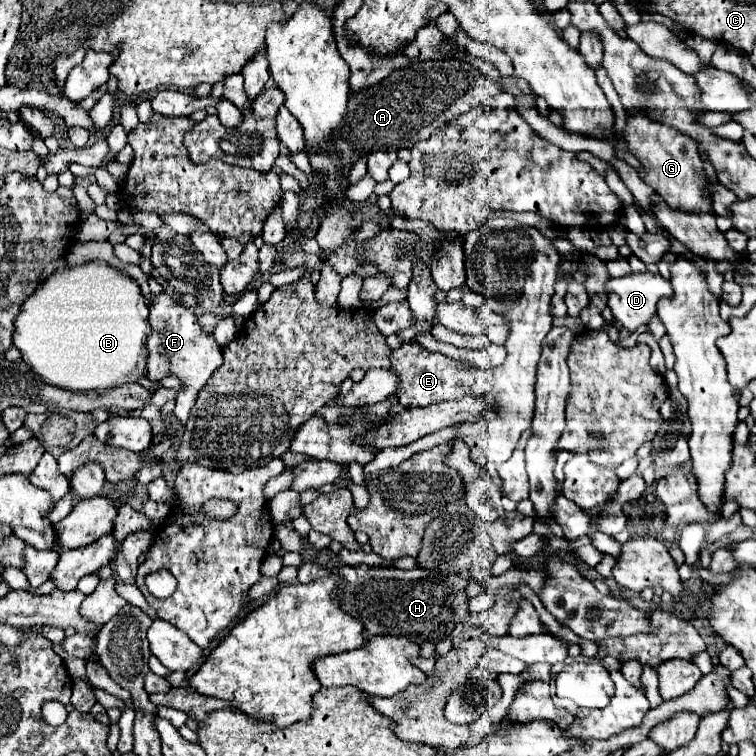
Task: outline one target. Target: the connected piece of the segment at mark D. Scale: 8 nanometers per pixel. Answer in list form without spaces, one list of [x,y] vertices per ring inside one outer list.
[[[631,273],[627,277],[621,279],[611,279],[607,283],[607,291],[609,291],[609,301],[607,305],[613,311],[613,317],[629,331],[637,331],[643,325],[649,325],[649,321],[657,315],[657,301],[659,297],[671,297],[673,295],[673,287],[669,281],[665,281],[659,273]]]

